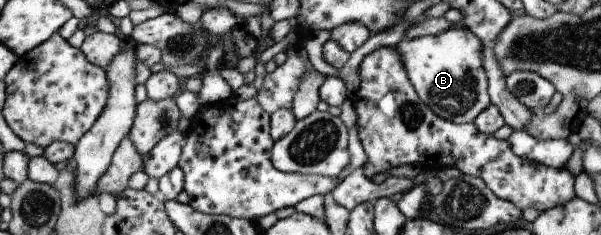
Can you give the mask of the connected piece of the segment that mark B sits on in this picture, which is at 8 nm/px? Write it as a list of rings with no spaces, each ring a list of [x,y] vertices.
[[[453,23],[436,35],[401,39],[394,44],[406,77],[421,103],[434,115],[452,123],[471,123],[490,103],[482,65],[482,42],[463,24]]]

